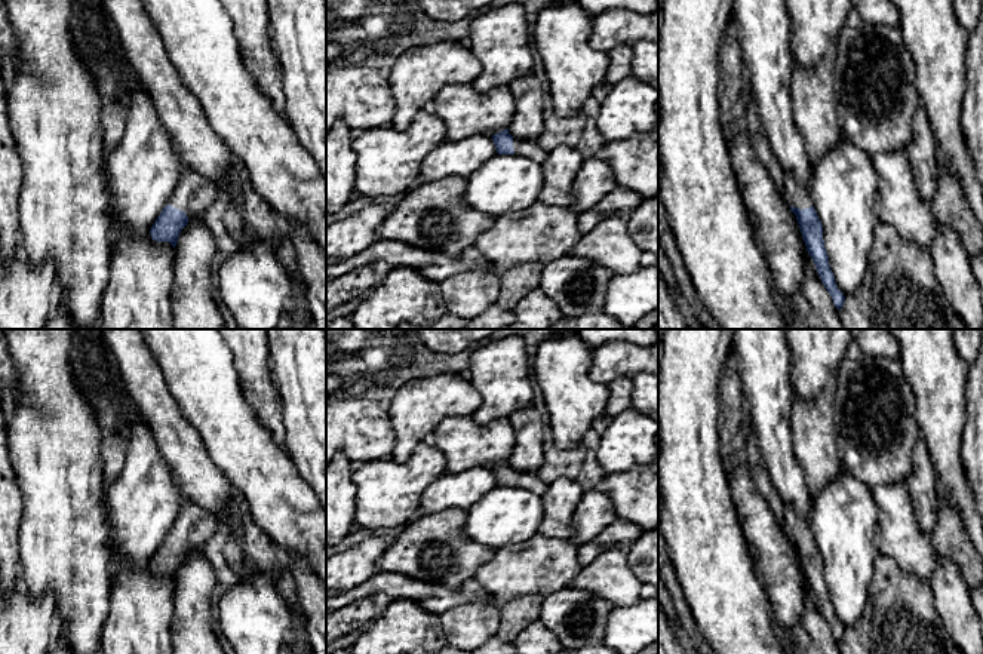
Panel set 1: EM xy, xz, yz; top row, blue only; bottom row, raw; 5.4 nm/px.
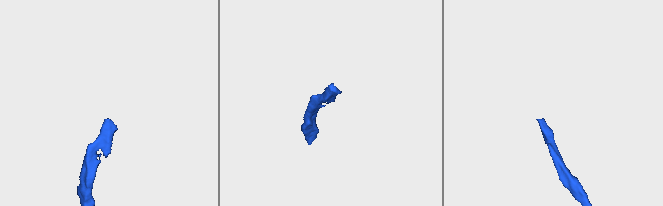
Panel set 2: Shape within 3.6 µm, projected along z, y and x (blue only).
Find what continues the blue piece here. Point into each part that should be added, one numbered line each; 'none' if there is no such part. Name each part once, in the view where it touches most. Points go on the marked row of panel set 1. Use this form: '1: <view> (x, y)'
1: xy (194, 193)

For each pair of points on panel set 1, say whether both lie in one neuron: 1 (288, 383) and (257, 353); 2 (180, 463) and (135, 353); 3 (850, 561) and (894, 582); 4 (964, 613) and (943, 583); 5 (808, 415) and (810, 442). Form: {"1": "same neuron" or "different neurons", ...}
{"1": "different neurons", "2": "same neuron", "3": "different neurons", "4": "same neuron", "5": "same neuron"}

